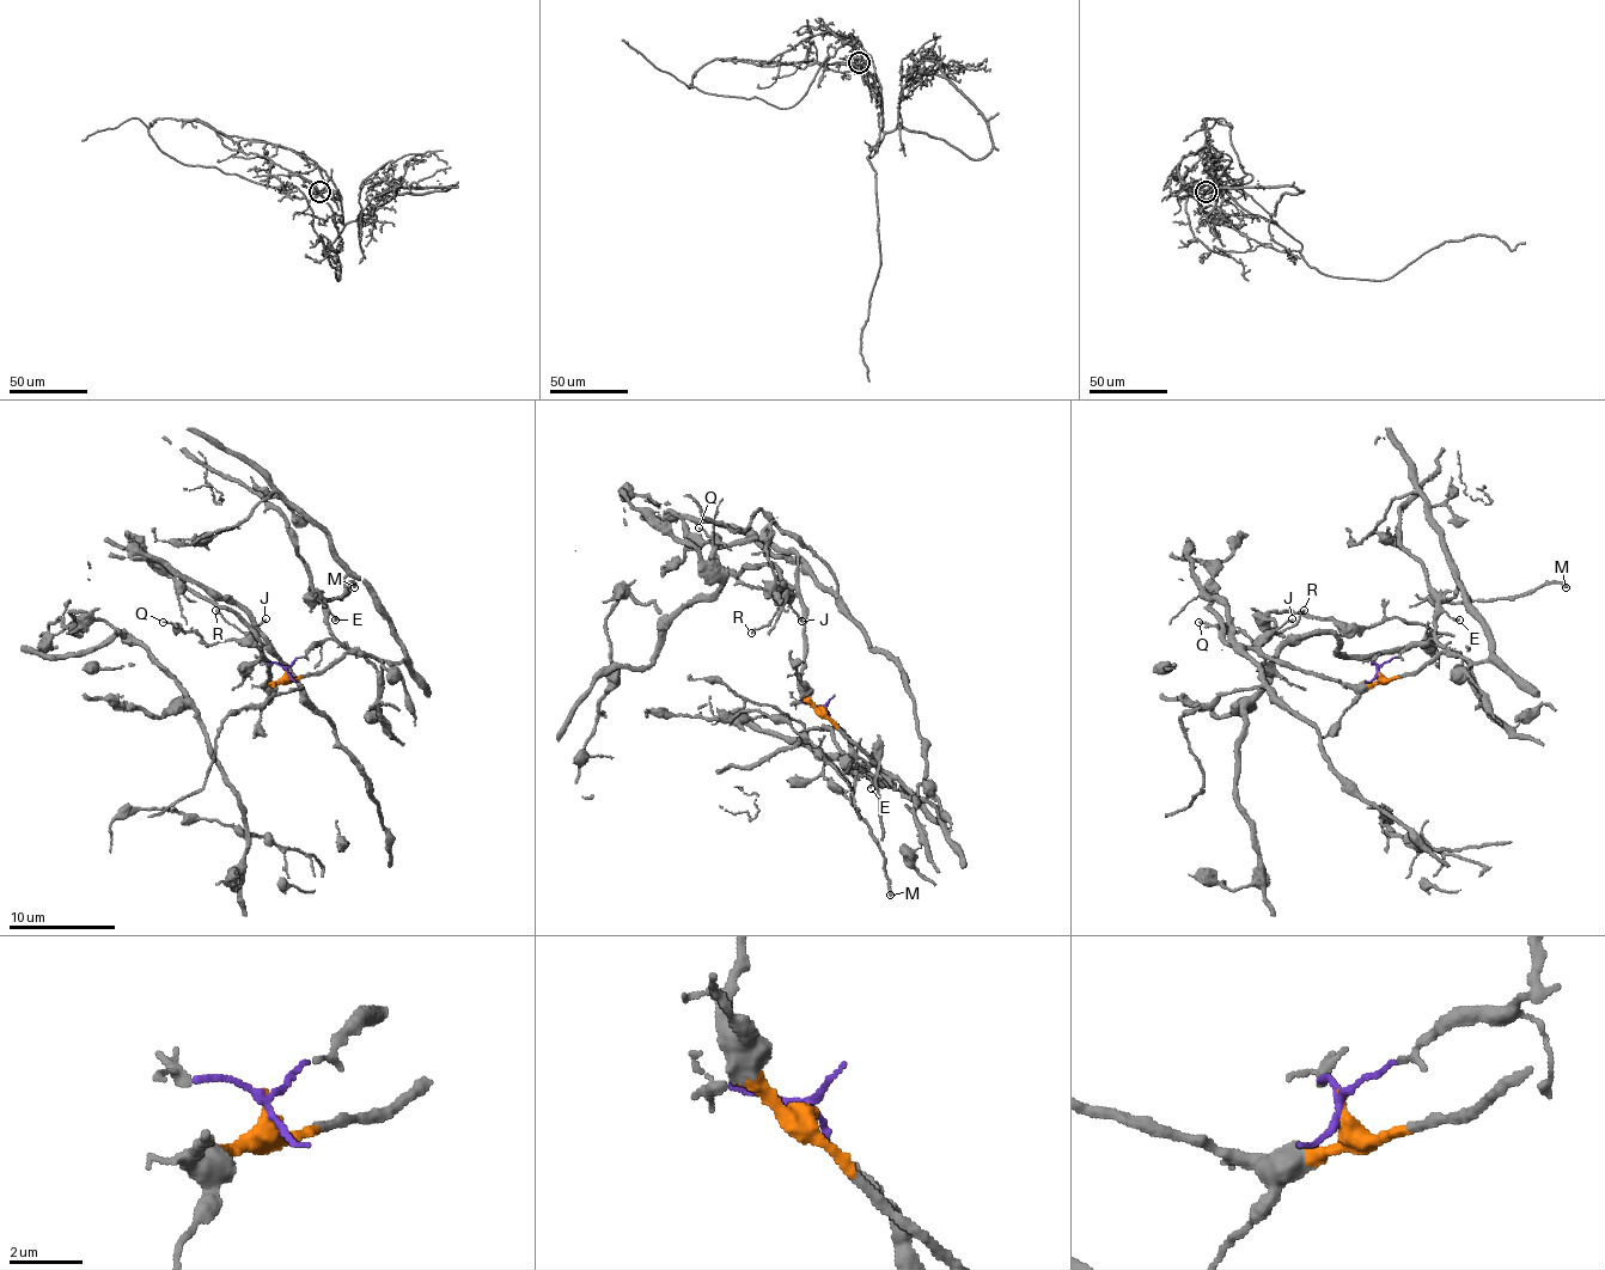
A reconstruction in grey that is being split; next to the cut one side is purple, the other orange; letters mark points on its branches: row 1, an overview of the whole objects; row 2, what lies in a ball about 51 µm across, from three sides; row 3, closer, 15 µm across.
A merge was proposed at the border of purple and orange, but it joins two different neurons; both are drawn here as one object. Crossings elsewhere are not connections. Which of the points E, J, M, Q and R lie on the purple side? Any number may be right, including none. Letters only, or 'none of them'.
E, M

